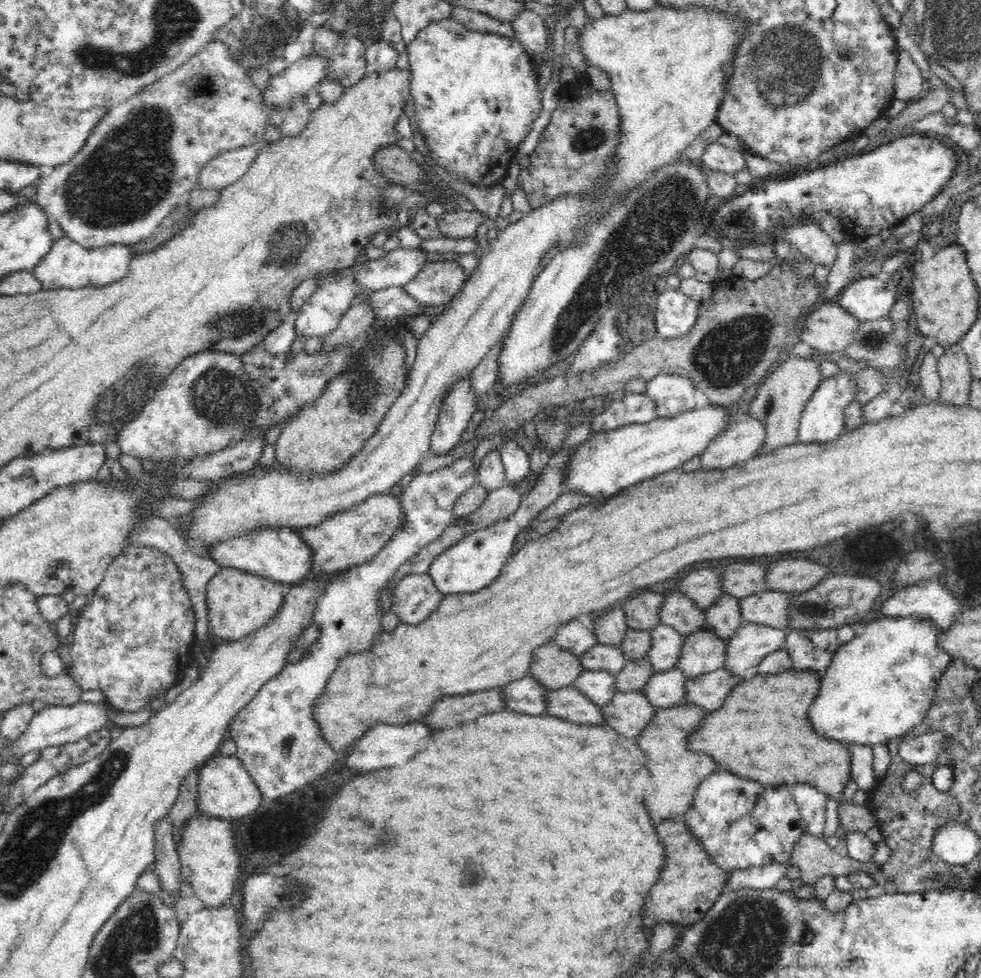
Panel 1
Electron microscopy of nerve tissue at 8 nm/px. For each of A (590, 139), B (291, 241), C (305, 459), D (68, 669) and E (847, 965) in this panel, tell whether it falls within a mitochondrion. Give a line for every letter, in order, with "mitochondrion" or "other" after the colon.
A: mitochondrion
B: mitochondrion
C: other
D: other
E: other

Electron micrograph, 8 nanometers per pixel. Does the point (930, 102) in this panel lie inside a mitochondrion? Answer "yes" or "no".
no

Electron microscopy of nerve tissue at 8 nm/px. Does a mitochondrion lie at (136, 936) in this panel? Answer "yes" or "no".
yes

